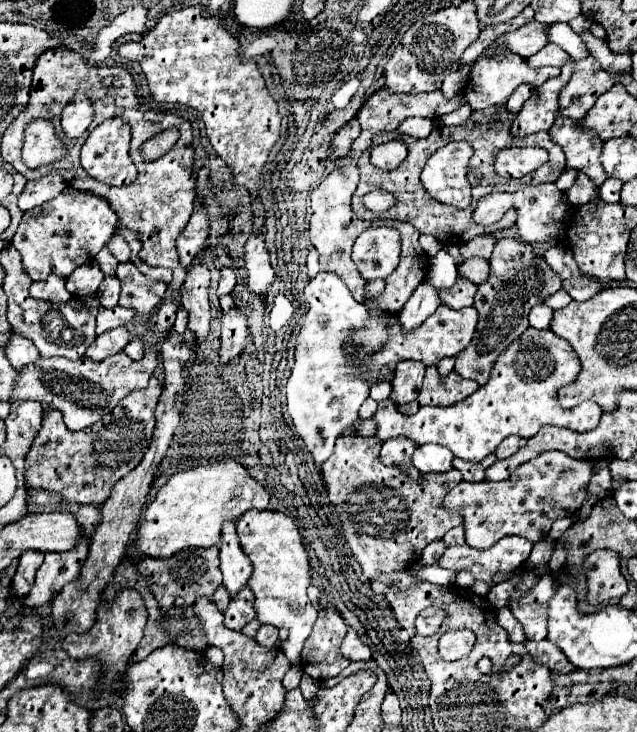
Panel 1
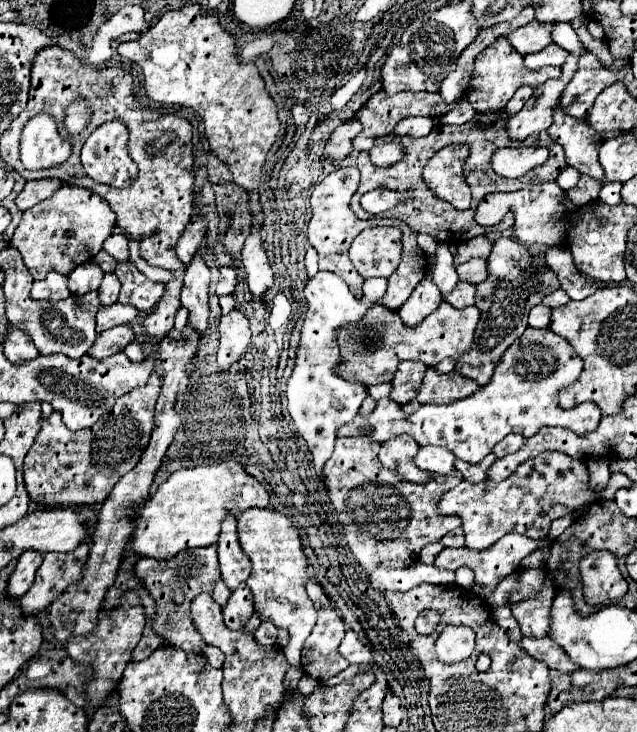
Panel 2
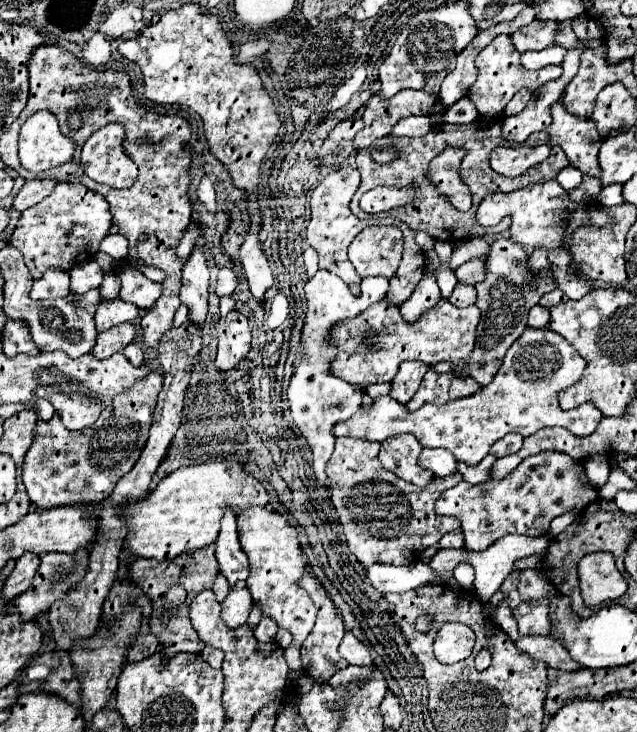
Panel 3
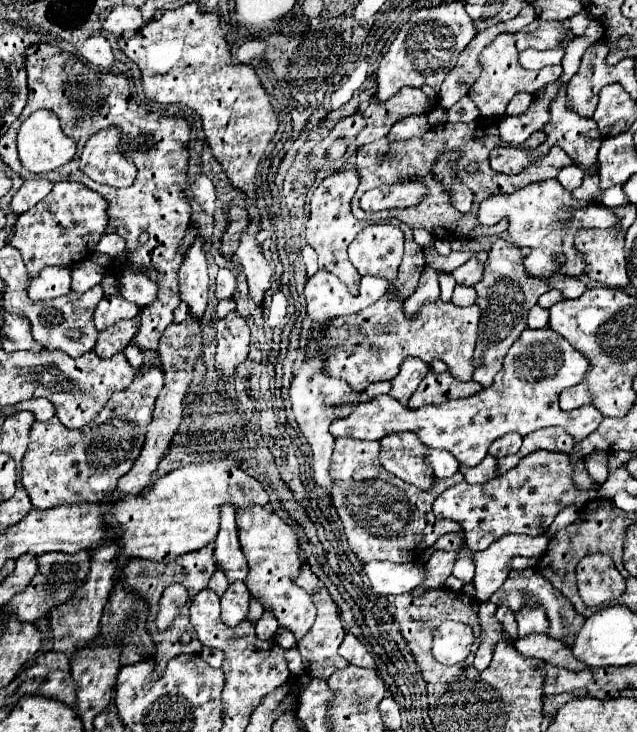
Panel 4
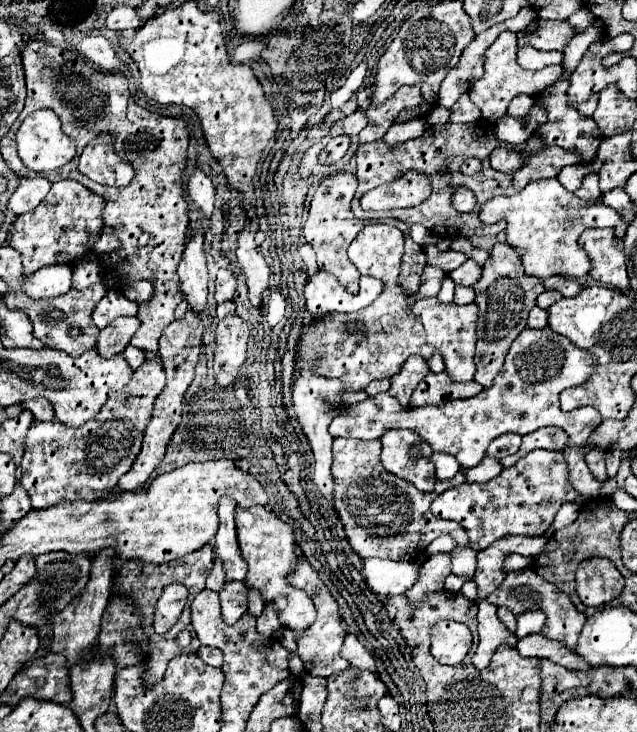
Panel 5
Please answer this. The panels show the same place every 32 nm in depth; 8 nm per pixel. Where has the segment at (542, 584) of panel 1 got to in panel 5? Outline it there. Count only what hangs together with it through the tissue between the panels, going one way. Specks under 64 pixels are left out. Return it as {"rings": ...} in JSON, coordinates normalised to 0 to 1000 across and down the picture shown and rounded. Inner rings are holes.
{"rings":[[[823,836],[813,842],[813,858],[810,858],[810,869],[813,872],[823,872],[829,866],[838,866],[838,863],[848,863],[851,855],[857,850],[857,842],[854,836]]]}

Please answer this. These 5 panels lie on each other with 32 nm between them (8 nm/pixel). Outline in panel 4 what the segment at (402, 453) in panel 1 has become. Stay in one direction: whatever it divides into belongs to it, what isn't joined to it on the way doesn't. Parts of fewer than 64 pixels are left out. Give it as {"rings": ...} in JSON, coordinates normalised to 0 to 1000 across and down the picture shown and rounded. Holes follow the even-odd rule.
{"rings":[[[647,590],[609,593],[597,601],[600,637],[634,658],[650,661],[659,669],[672,669],[681,661],[681,645],[666,634],[666,617],[672,617],[669,607],[659,607],[659,598]]]}

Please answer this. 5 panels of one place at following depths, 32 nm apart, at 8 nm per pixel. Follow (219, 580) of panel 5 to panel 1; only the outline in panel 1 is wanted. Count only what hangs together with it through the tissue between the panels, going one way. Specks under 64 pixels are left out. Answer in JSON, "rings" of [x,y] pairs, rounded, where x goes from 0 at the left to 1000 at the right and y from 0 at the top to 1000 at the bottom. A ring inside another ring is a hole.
{"rings":[[[345,798],[345,801],[339,803],[339,809],[336,809],[333,820],[336,820],[336,822],[339,822],[339,828],[345,831],[345,836],[352,836],[352,833],[355,833],[355,828],[358,828],[358,822],[361,822],[361,814],[358,814],[358,806],[352,803],[352,798]]]}

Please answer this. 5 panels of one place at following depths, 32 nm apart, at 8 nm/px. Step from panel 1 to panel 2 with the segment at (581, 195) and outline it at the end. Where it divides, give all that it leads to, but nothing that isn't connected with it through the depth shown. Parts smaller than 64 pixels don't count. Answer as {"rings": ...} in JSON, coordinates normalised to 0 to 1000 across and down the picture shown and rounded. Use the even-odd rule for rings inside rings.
{"rings":[[[911,240],[911,251],[898,260],[892,260],[892,270],[904,279],[904,281],[917,281],[923,276],[939,273],[939,262],[942,262],[945,251],[939,246],[929,246],[926,240]]]}

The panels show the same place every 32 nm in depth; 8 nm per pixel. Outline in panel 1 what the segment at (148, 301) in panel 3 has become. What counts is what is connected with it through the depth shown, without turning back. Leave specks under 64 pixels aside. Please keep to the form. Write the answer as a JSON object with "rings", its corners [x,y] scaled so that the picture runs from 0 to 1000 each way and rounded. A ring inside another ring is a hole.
{"rings":[[[207,358],[185,361],[182,377],[192,385],[188,418],[210,421],[214,429],[235,429],[245,423],[251,410],[257,407],[261,388],[235,385]]]}

